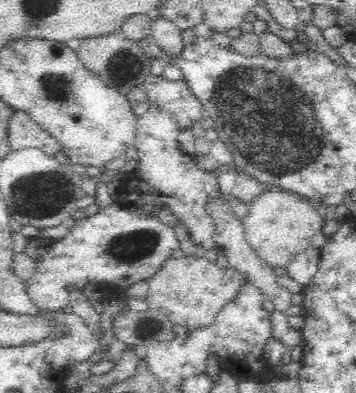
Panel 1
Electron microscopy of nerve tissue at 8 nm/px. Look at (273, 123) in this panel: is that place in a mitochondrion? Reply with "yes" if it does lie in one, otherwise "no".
yes

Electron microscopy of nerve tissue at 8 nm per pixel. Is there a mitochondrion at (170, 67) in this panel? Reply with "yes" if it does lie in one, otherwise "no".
no

